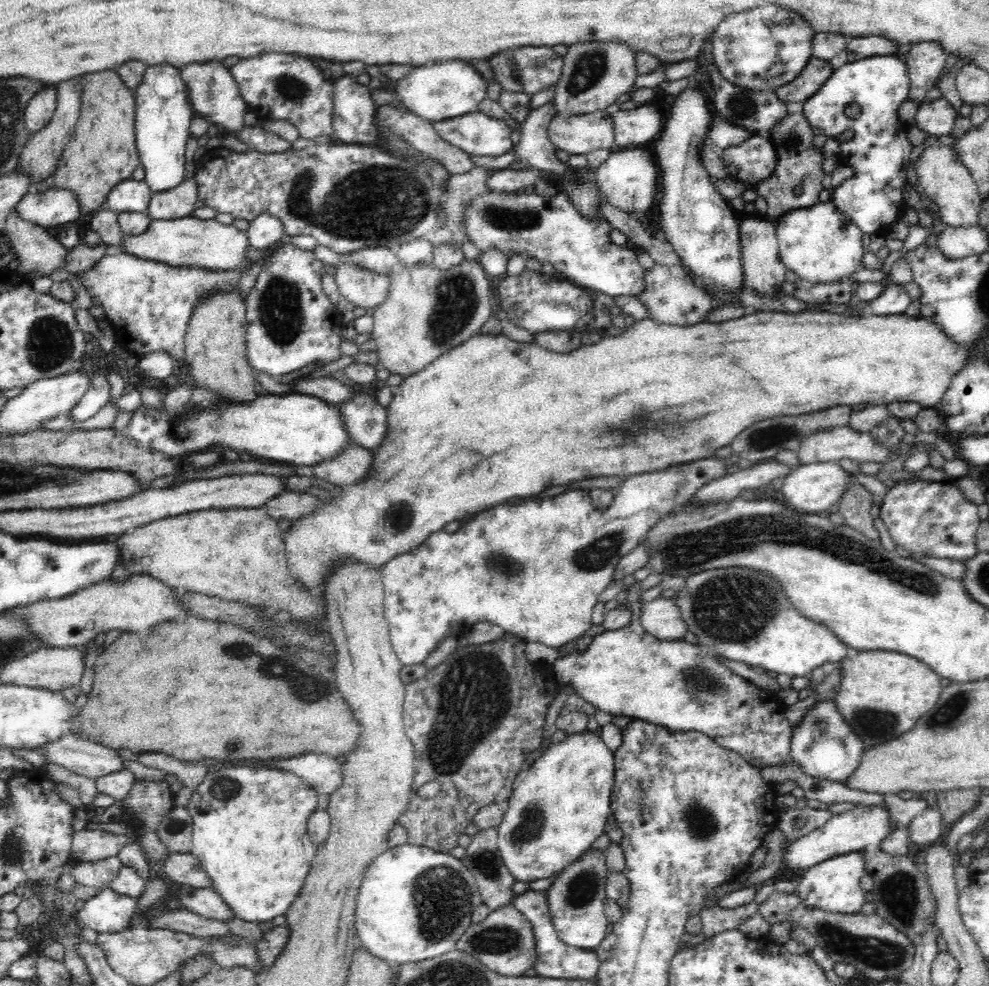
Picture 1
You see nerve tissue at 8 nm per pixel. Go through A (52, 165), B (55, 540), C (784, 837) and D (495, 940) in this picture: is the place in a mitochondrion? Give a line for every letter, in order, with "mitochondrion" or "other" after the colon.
A: other
B: other
C: other
D: mitochondrion

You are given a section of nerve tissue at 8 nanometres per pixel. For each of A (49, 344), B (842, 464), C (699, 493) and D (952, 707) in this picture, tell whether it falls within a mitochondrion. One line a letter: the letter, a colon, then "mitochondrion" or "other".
A: mitochondrion
B: other
C: other
D: mitochondrion

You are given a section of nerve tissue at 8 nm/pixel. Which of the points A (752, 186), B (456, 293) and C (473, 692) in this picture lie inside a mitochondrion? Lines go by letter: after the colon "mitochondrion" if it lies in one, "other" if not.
A: other
B: mitochondrion
C: mitochondrion

